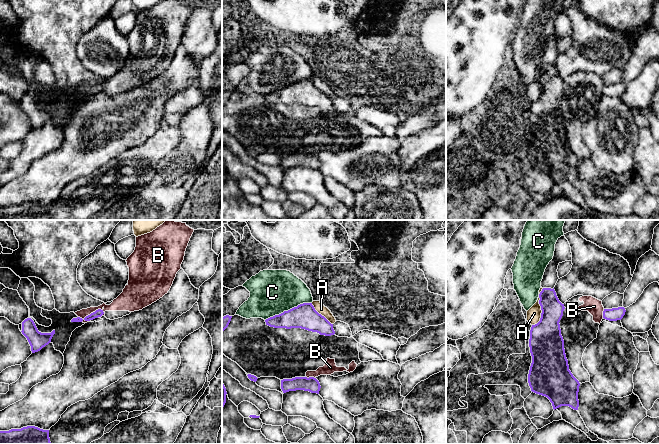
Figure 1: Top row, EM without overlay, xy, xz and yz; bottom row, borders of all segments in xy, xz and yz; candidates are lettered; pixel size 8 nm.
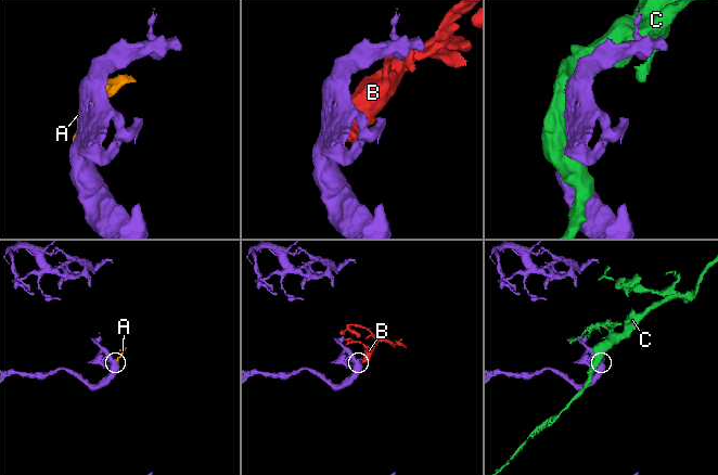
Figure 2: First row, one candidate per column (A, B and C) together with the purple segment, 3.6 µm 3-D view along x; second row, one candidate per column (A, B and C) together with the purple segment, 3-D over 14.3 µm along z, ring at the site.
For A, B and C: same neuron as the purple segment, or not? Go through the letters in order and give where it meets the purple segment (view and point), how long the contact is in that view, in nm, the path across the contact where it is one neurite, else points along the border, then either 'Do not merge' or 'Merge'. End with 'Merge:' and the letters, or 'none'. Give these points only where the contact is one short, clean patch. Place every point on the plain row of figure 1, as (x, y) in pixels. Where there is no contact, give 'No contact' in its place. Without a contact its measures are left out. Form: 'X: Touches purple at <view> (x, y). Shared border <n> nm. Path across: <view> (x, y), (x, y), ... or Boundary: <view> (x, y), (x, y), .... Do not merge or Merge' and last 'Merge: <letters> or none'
A: Touches purple at yz (542, 88). Shared border 240 nm. Boundary: yz (538, 73), (541, 93), (532, 101). Do not merge
B: Touches purple at xy (91, 89). Shared border 220 nm. Boundary: xy (104, 88), (96, 85), (83, 94), (78, 93). Do not merge
C: Touches purple at xz (288, 86). Shared border 400 nm. Do not merge
Merge: none

